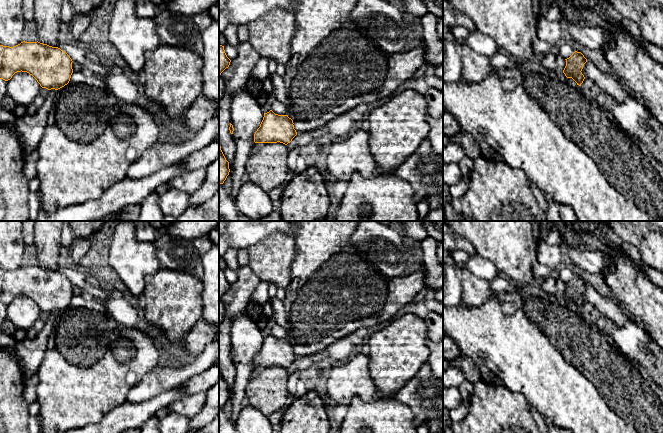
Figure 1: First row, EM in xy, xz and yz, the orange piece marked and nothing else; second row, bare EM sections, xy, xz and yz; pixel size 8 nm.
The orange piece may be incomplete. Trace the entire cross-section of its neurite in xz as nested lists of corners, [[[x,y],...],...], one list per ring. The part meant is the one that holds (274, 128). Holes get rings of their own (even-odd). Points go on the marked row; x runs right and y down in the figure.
[[[272,110],[264,113],[260,127],[254,134],[255,143],[283,143],[287,145],[297,135],[293,120]]]

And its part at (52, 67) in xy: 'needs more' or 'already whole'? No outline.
already whole

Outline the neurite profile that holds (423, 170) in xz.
[[[428,138],[395,168],[394,174],[410,184],[416,204],[427,198],[429,211],[443,204],[443,158],[433,152]]]

